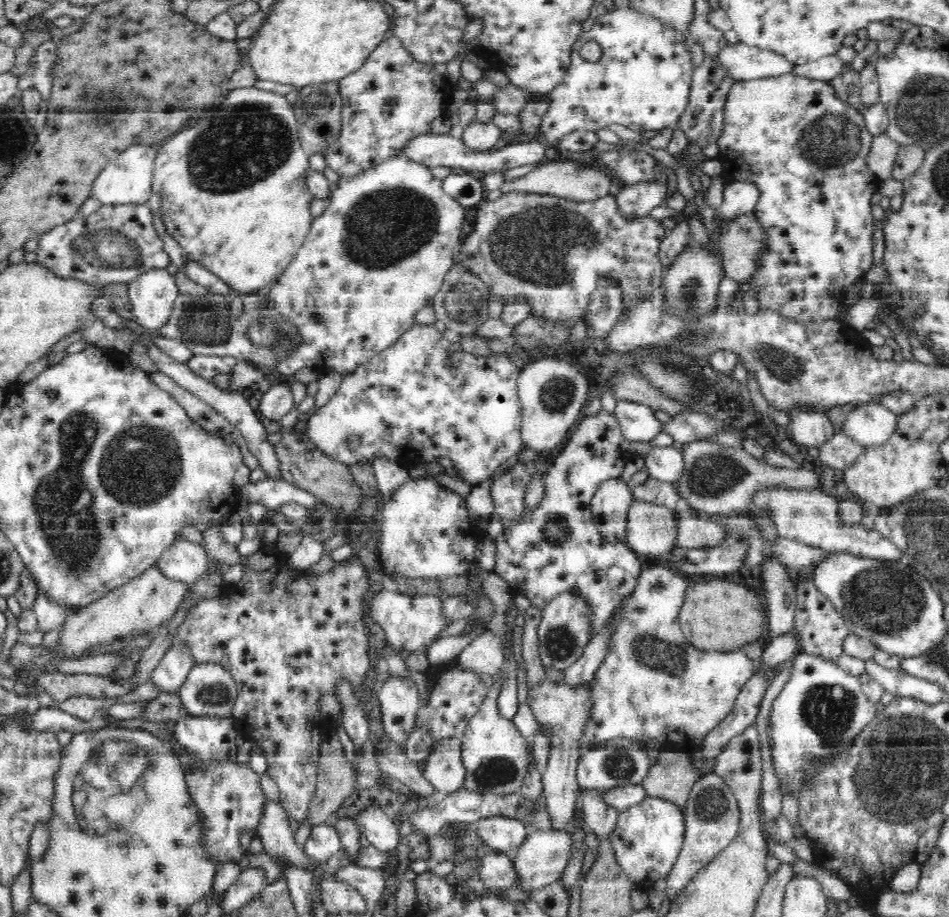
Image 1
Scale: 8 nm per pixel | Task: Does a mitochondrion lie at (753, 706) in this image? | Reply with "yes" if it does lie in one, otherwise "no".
no

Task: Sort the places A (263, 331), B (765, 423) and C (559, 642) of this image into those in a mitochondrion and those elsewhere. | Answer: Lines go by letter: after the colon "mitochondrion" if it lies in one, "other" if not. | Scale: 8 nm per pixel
A: mitochondrion
B: other
C: mitochondrion

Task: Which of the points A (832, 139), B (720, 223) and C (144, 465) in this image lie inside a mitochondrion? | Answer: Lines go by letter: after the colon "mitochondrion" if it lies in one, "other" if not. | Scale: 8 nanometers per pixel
A: mitochondrion
B: other
C: mitochondrion

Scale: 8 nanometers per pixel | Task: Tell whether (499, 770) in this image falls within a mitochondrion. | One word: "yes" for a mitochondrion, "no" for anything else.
yes

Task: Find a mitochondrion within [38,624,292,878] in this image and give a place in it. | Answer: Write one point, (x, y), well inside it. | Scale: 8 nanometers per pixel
(112, 773)

